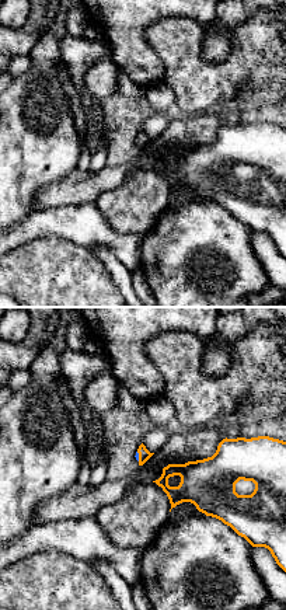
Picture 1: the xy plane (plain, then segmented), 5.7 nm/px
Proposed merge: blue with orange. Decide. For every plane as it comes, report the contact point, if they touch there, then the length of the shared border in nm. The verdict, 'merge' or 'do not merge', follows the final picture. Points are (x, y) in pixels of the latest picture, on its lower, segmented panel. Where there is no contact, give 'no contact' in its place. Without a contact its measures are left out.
meets blue at (138, 456); contact 60 nm long

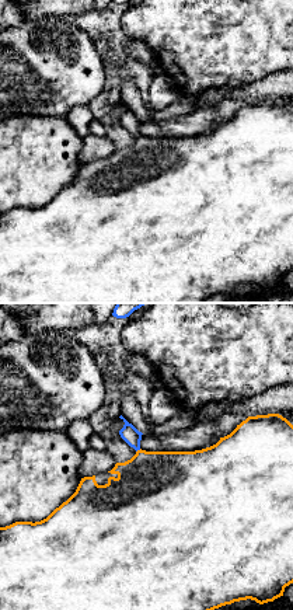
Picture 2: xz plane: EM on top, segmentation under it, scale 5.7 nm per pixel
meets blue at (138, 449); contact 40 nm long

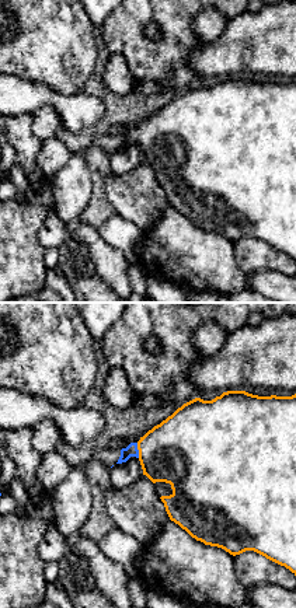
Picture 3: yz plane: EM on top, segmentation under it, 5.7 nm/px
meets blue at (138, 450); contact 90 nm long

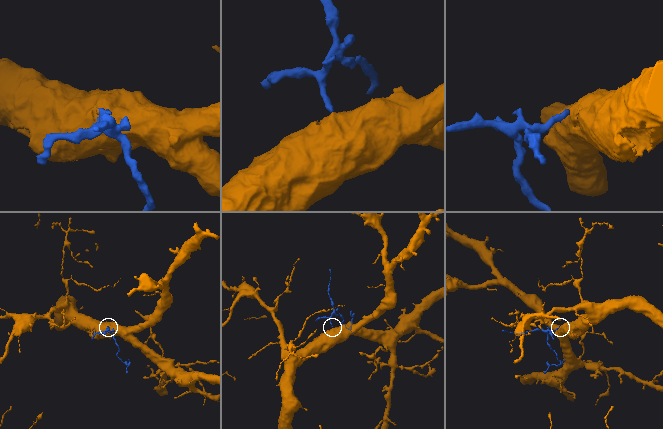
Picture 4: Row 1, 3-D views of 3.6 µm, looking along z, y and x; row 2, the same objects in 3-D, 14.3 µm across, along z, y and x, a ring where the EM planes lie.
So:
merge

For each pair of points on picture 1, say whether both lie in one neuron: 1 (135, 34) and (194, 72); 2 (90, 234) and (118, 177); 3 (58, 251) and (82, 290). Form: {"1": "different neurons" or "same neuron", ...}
{"1": "different neurons", "2": "different neurons", "3": "same neuron"}

